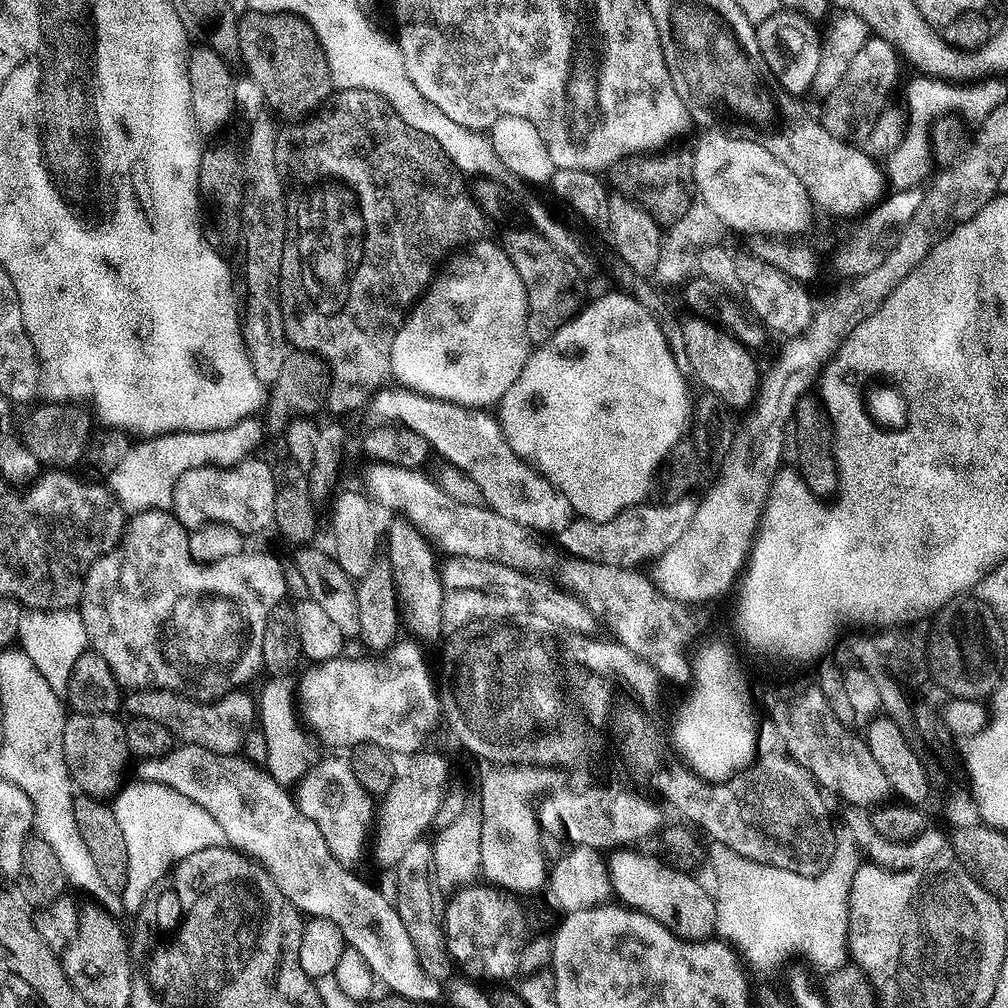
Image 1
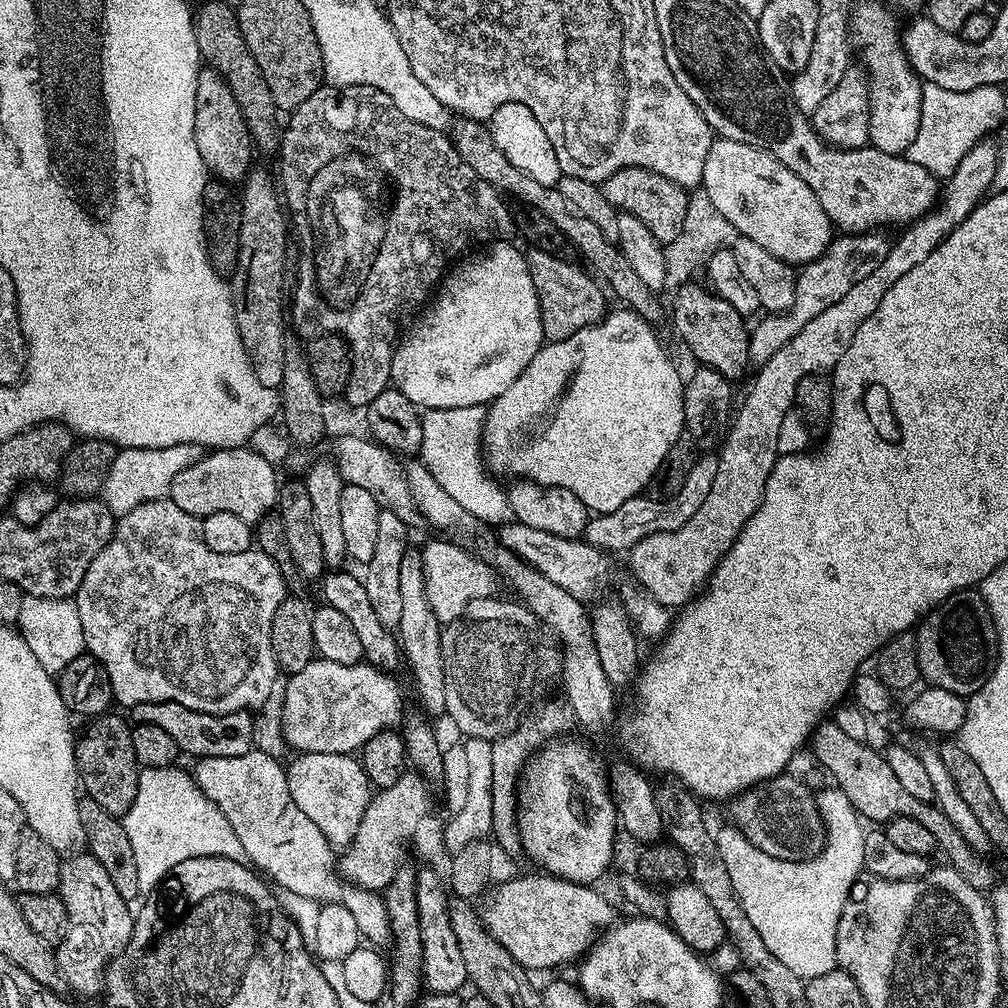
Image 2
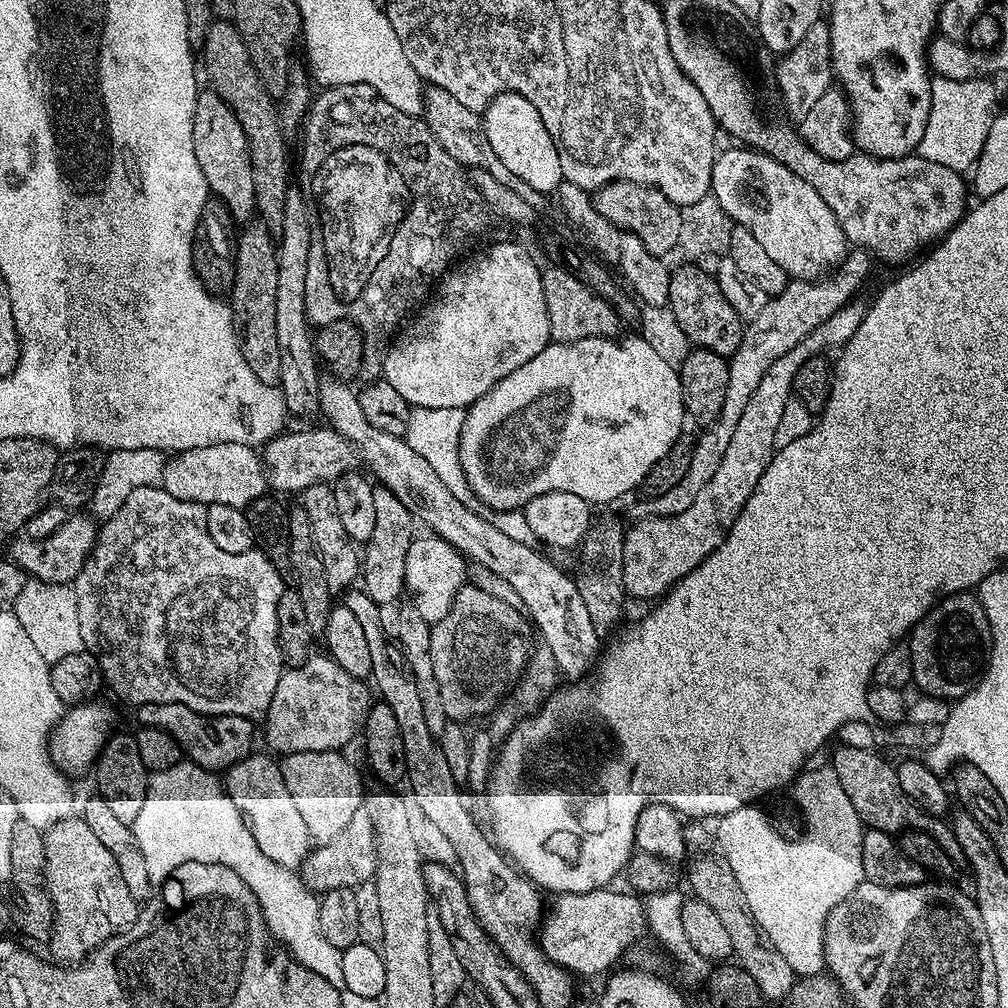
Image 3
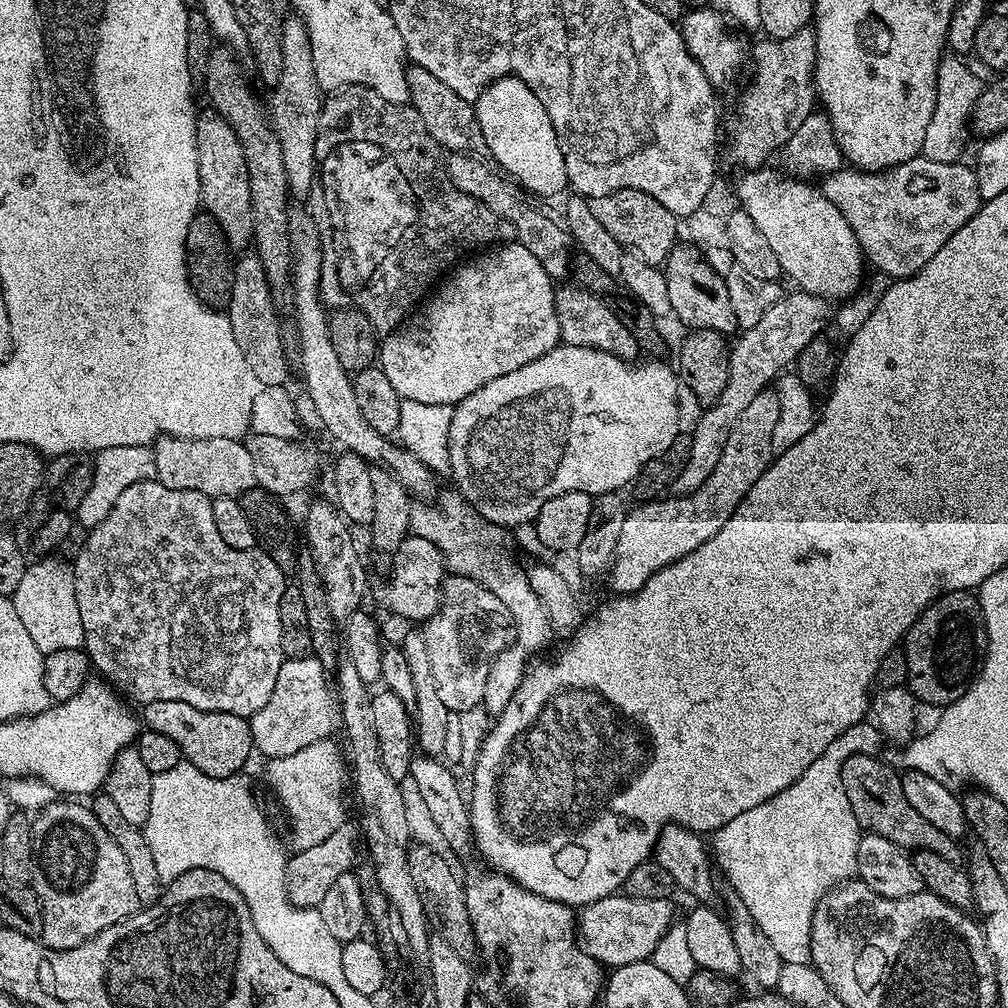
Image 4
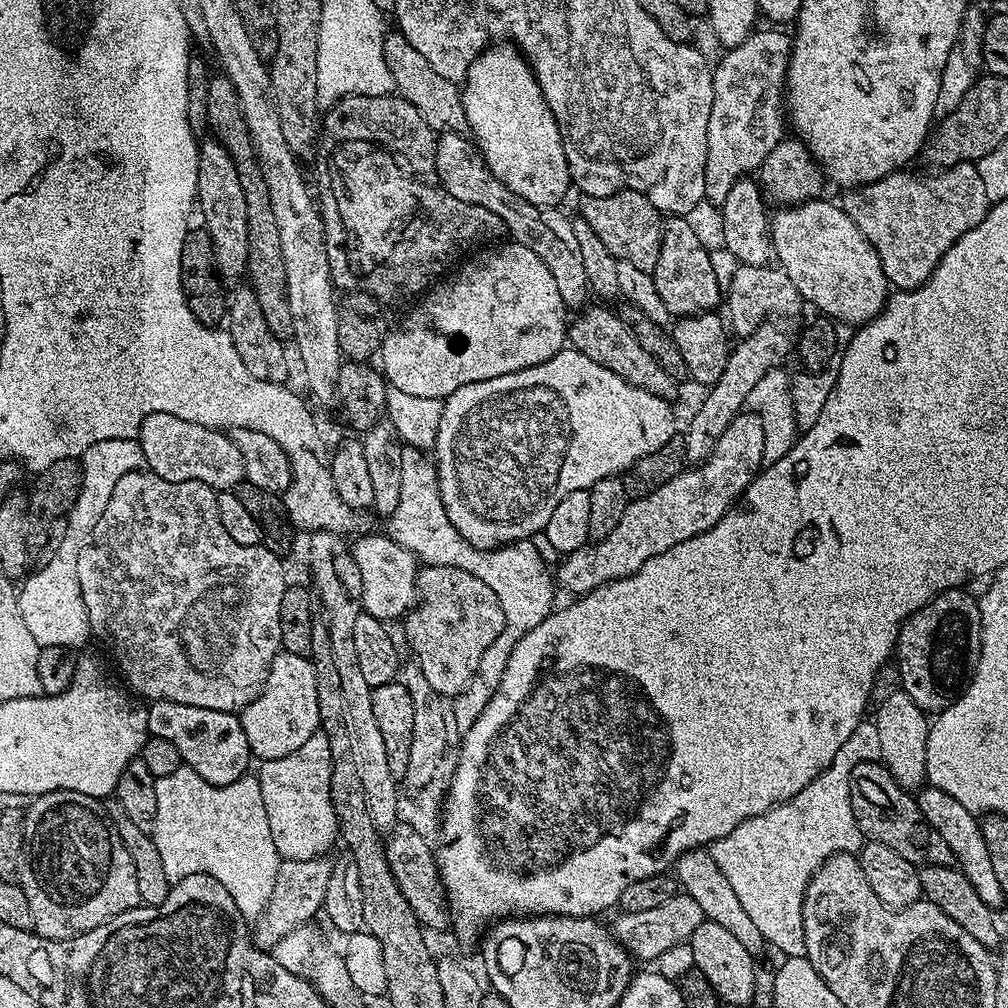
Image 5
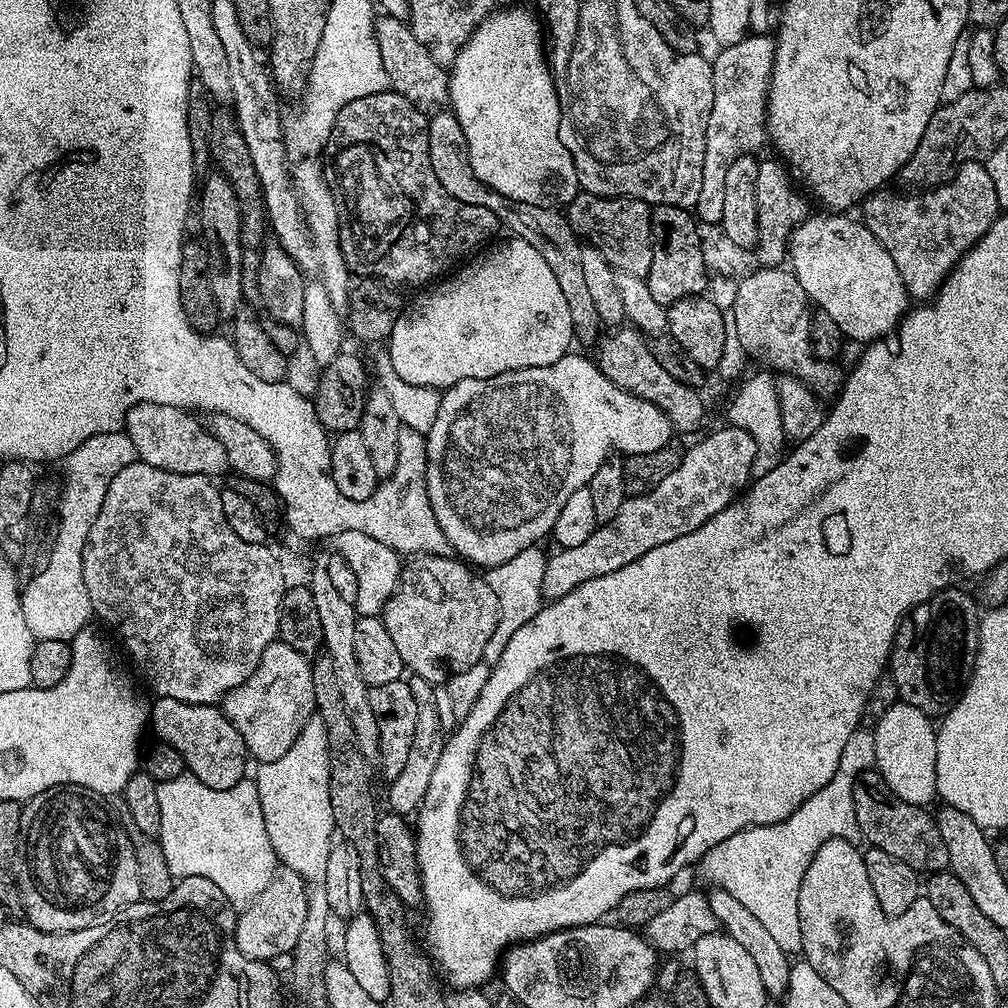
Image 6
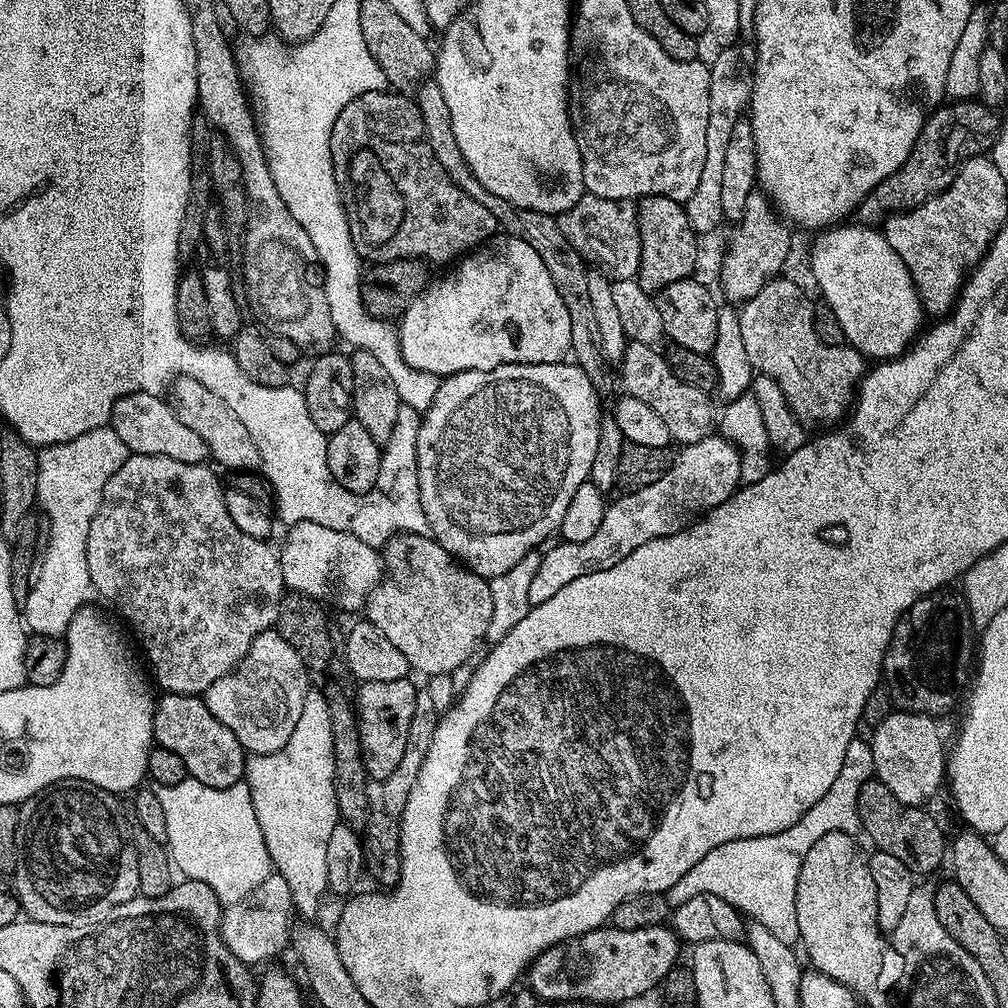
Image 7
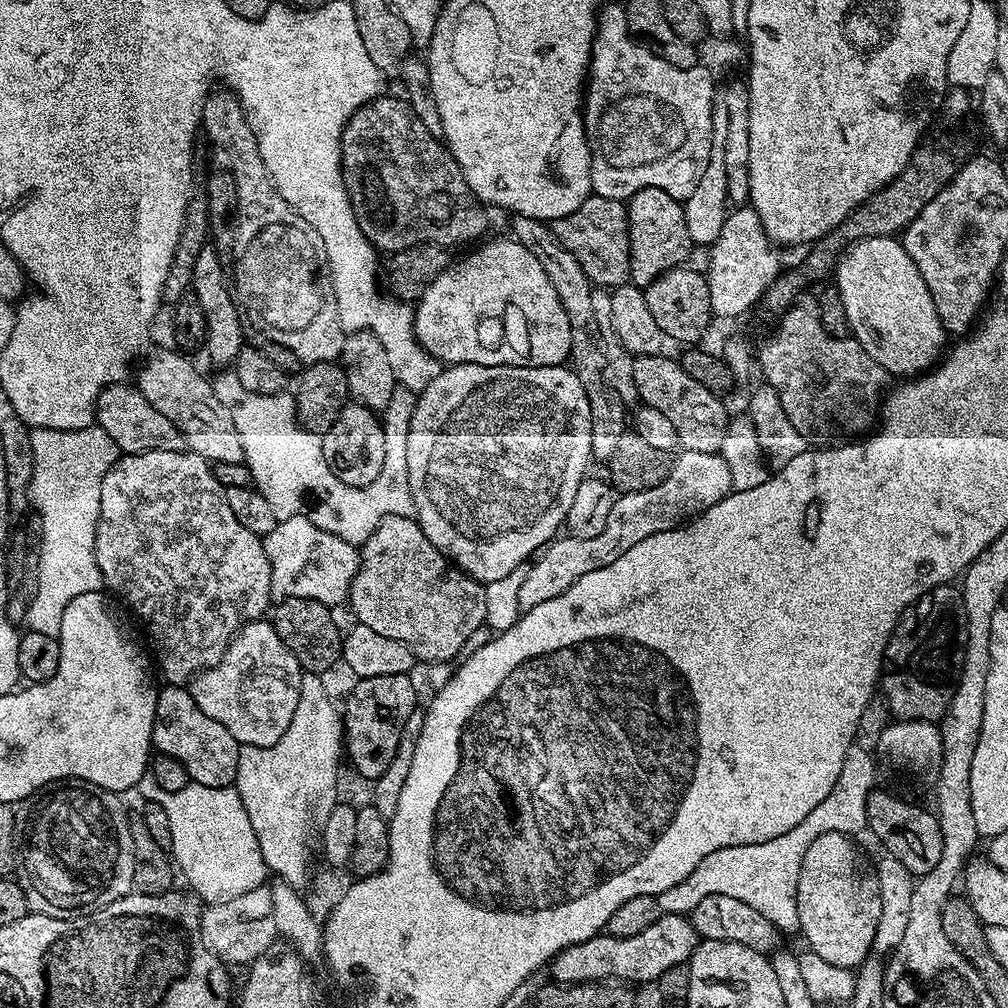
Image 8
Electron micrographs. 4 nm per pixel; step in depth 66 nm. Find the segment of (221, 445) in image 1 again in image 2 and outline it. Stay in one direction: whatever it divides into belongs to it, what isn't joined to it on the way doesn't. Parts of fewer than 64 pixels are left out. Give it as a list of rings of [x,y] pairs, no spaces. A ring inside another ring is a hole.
[[[179,444],[165,448],[122,448],[115,453],[103,480],[102,499],[112,515],[119,518],[130,514],[134,506],[151,500],[165,499],[172,491],[174,478],[186,466],[198,462],[202,455],[199,444]]]

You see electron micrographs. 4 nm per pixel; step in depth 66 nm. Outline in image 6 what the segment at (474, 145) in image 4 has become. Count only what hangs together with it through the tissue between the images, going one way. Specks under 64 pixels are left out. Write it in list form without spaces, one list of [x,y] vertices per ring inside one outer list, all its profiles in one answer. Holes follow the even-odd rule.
[[[387,14],[377,15],[376,37],[378,38],[378,54],[382,54],[382,66],[386,70],[391,91],[402,94],[411,104],[421,110],[436,110],[448,104],[448,72],[445,65],[439,64],[414,38],[412,28],[401,17]]]

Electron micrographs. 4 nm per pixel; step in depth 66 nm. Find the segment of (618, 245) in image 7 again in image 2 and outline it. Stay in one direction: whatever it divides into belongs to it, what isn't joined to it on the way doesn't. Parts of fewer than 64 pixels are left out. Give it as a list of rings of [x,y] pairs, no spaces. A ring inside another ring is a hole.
[[[623,168],[610,178],[606,178],[602,185],[606,194],[606,202],[614,206],[617,213],[634,214],[658,238],[662,246],[667,246],[682,234],[682,222],[686,222],[686,210],[690,199],[689,193],[678,187],[662,174],[654,174],[645,168]]]

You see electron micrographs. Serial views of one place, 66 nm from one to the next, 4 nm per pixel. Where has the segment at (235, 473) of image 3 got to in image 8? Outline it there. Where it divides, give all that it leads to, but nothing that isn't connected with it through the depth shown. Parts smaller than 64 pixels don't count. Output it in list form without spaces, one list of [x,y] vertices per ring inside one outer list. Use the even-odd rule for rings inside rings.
[[[127,383],[111,384],[103,388],[100,397],[96,400],[95,423],[119,446],[121,453],[149,452],[150,450],[178,450],[185,451],[186,443],[184,435],[166,418],[166,414],[154,410],[150,402],[142,395],[139,387],[128,388]]]

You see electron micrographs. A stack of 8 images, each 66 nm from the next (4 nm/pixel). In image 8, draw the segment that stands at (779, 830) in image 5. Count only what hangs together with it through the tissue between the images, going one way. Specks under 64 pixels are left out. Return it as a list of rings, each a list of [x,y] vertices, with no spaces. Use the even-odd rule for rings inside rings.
[[[852,747],[846,762],[842,766],[842,774],[838,774],[838,782],[834,782],[834,790],[794,826],[794,830],[786,830],[786,834],[778,834],[778,838],[770,838],[770,842],[758,842],[750,846],[726,846],[722,850],[714,850],[714,854],[706,854],[678,886],[670,886],[662,895],[656,897],[661,913],[669,912],[683,916],[690,914],[702,898],[710,898],[710,894],[726,894],[730,898],[738,898],[738,902],[746,902],[746,906],[754,906],[762,918],[766,918],[781,933],[795,933],[799,929],[798,922],[798,874],[802,870],[802,862],[806,858],[806,850],[810,850],[810,842],[818,838],[818,834],[843,832],[857,834],[864,832],[868,826],[866,818],[866,802],[868,795],[877,787],[876,764],[873,753]]]

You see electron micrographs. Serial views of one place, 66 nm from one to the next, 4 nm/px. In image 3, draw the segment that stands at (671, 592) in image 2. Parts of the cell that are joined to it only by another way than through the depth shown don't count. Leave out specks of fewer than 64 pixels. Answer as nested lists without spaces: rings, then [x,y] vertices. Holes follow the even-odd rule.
[[[854,298],[849,304],[842,306],[842,310],[838,310],[838,314],[826,318],[826,322],[822,322],[822,326],[818,326],[818,330],[814,330],[809,336],[802,338],[802,342],[798,342],[798,346],[794,346],[794,350],[782,354],[782,358],[778,358],[774,362],[774,366],[770,366],[770,370],[766,370],[762,382],[758,382],[758,390],[754,390],[754,394],[750,394],[750,402],[746,402],[746,410],[742,413],[742,418],[738,418],[738,426],[734,430],[733,436],[730,437],[730,446],[726,446],[726,454],[722,457],[718,471],[714,473],[714,478],[710,478],[710,482],[706,482],[705,488],[698,493],[698,498],[694,498],[694,503],[688,509],[682,510],[682,514],[648,516],[643,518],[644,520],[638,521],[632,529],[629,527],[625,531],[622,578],[624,579],[625,593],[629,597],[637,596],[640,600],[652,600],[648,602],[659,601],[660,597],[665,596],[682,578],[686,578],[686,574],[690,574],[690,570],[698,567],[722,543],[728,531],[734,526],[742,506],[746,506],[750,494],[754,494],[754,490],[758,486],[758,478],[762,478],[766,466],[772,461],[772,454],[776,451],[774,434],[777,433],[778,422],[781,422],[783,418],[788,400],[793,399],[792,383],[802,362],[806,362],[812,356],[827,353],[829,351],[827,348],[832,348],[835,344],[836,347],[843,346],[850,338],[854,338],[854,330],[858,330],[858,326],[862,326],[862,318],[866,318],[867,313],[868,304],[865,301],[860,301],[860,298]]]

